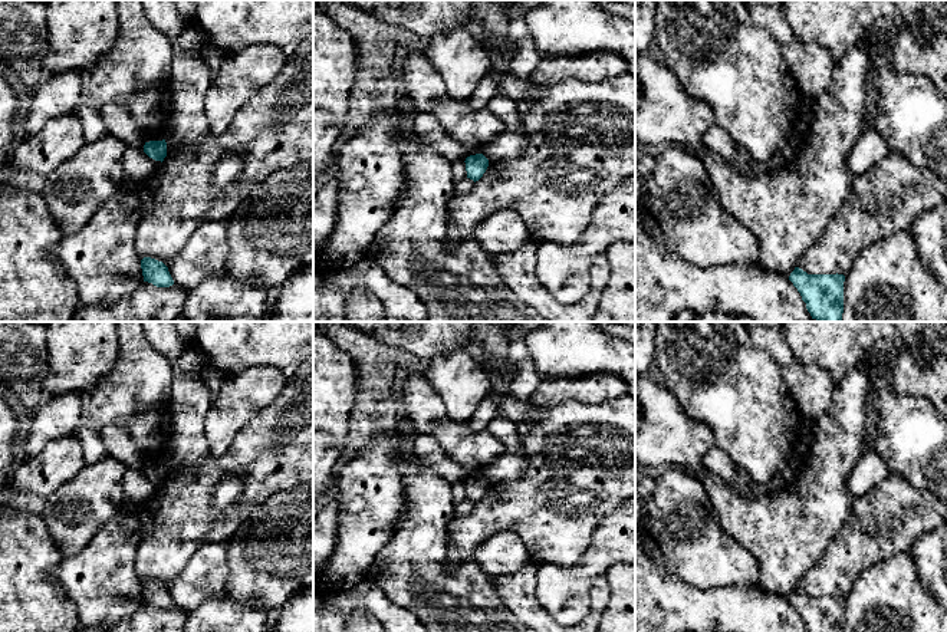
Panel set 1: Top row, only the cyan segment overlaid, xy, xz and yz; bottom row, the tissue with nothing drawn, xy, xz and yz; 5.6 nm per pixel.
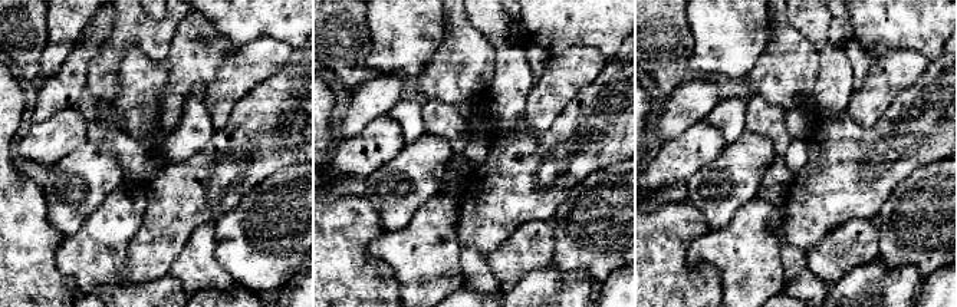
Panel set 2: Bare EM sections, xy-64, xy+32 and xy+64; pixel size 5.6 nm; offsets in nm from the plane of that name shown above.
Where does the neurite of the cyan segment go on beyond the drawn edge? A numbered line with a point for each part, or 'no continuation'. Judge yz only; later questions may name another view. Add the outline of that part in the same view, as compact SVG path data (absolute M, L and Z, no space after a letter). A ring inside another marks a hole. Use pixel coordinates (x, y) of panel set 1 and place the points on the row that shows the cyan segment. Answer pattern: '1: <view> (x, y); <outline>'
no continuation

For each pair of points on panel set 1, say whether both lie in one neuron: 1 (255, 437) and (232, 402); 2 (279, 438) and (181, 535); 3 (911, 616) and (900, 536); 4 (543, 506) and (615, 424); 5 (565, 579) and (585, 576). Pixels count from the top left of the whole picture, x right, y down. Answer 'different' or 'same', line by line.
1: different
2: same
3: different
4: same
5: same

